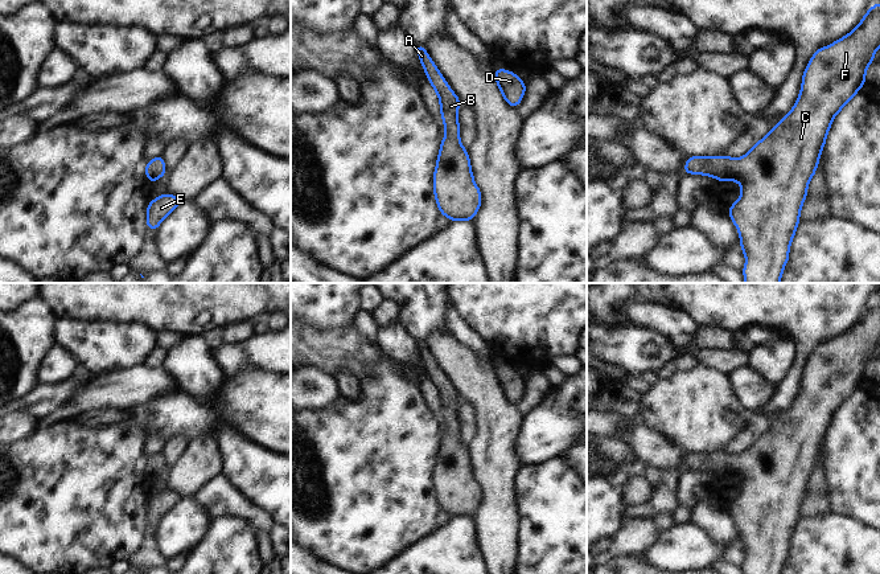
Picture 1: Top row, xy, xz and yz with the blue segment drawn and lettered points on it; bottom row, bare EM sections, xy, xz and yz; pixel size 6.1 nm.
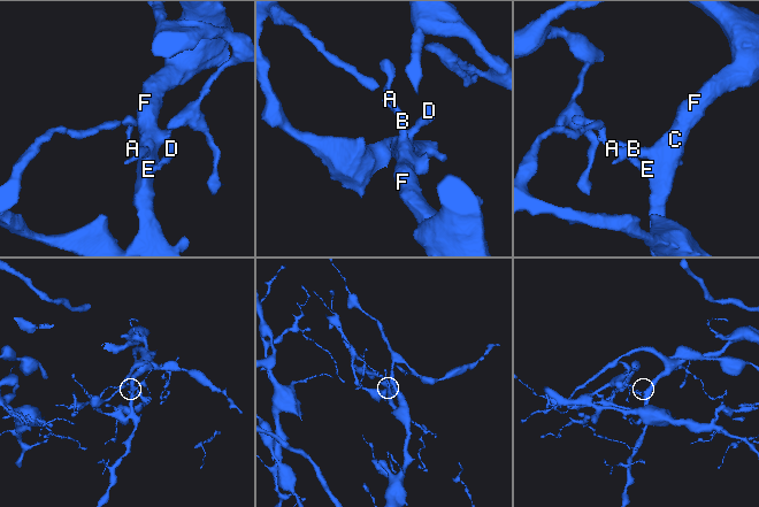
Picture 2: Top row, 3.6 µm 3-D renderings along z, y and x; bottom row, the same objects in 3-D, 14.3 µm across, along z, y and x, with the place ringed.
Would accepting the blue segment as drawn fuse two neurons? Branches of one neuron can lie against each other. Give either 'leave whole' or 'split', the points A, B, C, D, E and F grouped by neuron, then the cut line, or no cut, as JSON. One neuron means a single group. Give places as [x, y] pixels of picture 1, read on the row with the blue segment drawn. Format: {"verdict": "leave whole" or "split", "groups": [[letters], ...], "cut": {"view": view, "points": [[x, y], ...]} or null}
{"verdict": "leave whole", "groups": [["A", "B", "C", "D", "E", "F"]], "cut": null}

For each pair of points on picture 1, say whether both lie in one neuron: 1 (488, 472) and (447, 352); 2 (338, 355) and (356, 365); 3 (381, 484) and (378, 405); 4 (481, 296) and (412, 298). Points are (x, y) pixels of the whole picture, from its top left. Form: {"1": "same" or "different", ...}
{"1": "same", "2": "same", "3": "same", "4": "different"}

